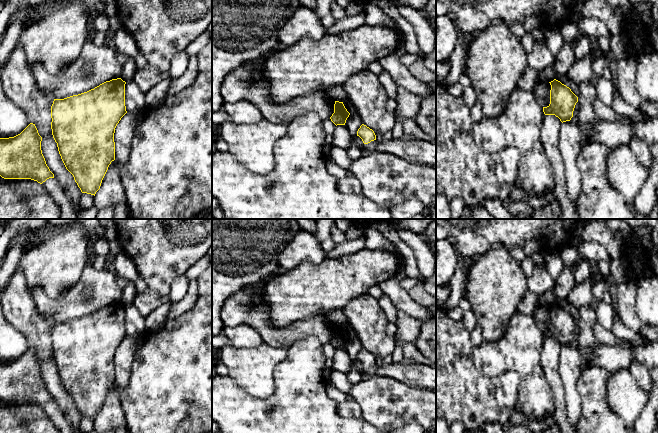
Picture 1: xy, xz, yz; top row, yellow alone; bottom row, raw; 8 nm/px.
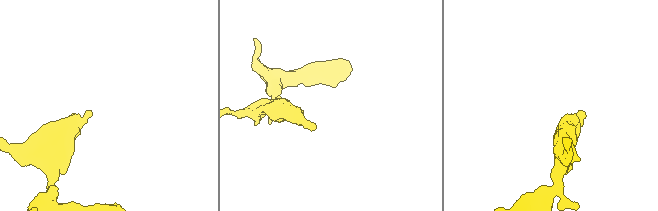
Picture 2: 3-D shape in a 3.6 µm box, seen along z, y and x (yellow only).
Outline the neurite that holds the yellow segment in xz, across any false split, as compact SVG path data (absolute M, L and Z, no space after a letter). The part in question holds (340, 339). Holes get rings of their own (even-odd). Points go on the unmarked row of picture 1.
M335 325L334 337L330 341L331 345L337 349L345 349L350 337L345 332L343 326Z

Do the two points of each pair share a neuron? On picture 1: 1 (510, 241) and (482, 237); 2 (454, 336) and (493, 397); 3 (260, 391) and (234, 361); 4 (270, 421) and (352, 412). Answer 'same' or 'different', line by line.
1: same
2: same
3: same
4: different

